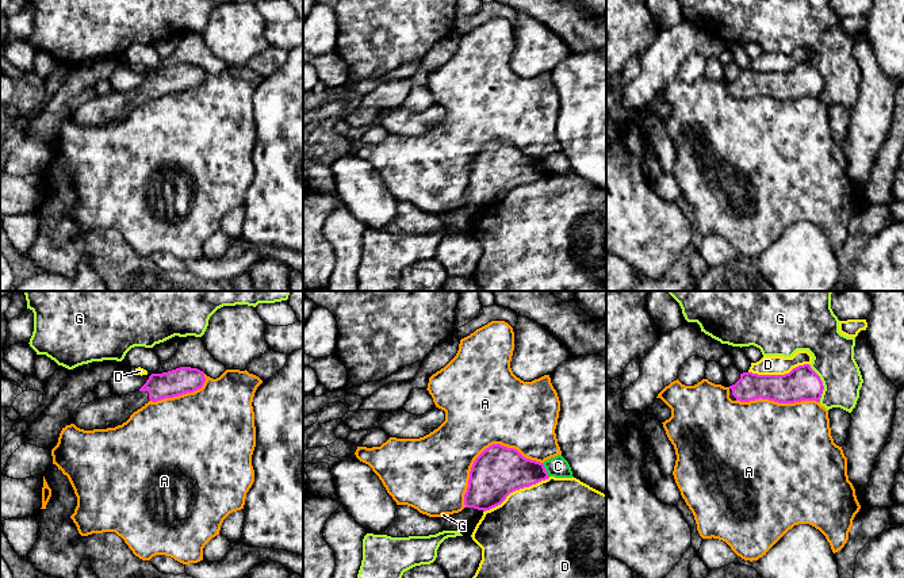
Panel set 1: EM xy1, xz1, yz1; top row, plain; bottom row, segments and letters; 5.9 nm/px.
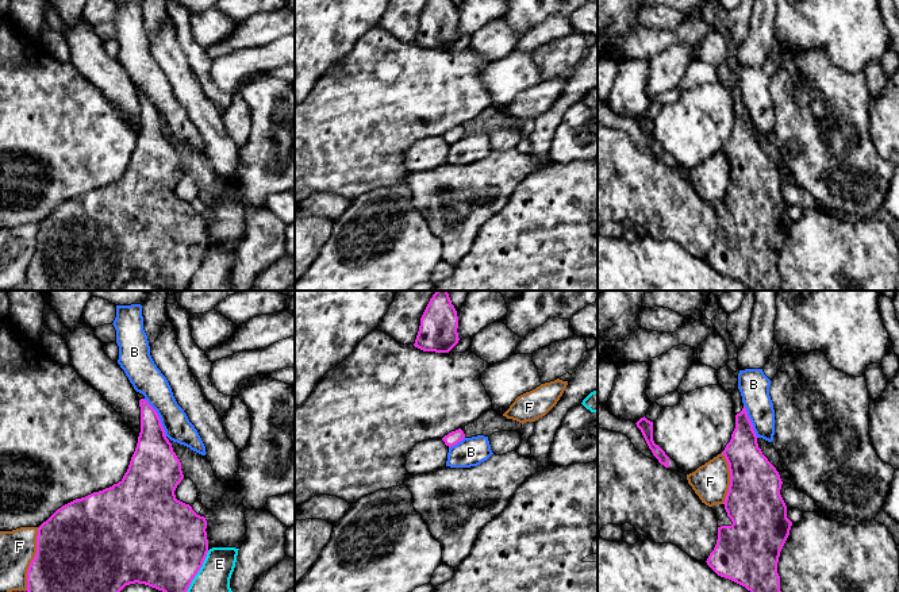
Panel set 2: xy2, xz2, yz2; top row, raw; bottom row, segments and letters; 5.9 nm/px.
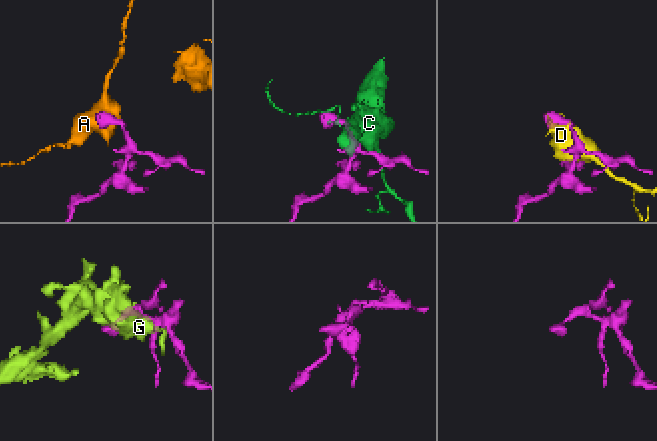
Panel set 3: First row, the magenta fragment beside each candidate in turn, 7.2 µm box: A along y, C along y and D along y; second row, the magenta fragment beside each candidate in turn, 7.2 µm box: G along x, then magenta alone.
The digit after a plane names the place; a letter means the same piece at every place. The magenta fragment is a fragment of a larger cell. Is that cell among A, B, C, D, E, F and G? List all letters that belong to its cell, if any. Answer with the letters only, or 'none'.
none

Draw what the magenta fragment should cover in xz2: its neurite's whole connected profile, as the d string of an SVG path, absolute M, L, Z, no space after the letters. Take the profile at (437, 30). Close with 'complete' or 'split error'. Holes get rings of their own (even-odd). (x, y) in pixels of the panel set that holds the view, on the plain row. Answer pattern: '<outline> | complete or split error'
M429 0L414 43L423 49L449 50L460 38L458 14L452 0Z | complete

